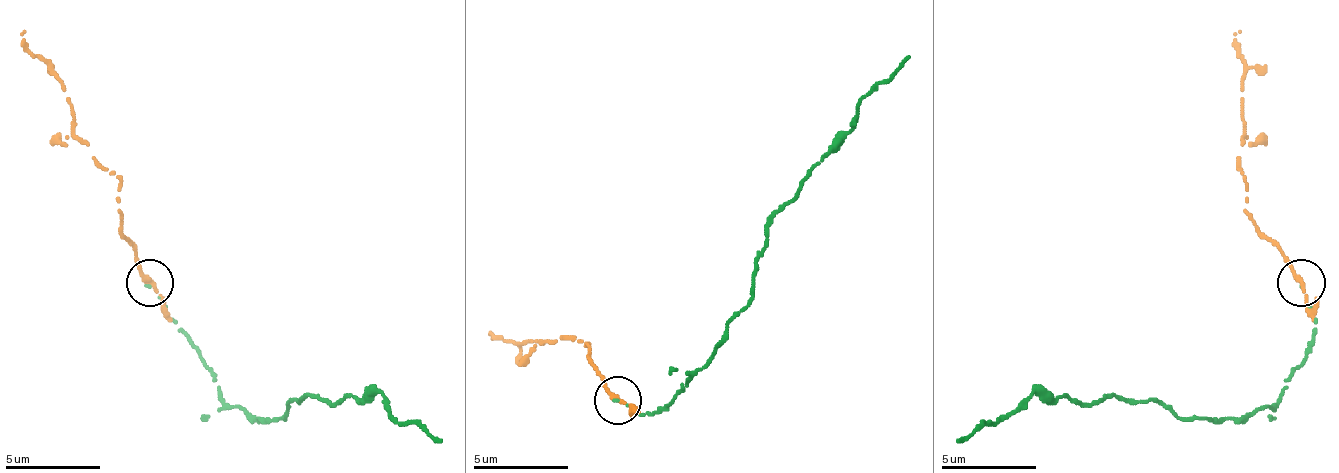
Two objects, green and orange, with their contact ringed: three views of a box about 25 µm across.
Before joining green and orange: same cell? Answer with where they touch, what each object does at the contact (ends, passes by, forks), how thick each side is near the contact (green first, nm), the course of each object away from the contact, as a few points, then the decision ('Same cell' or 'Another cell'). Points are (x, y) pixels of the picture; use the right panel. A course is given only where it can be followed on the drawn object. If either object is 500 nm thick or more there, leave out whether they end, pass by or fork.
Place: (1301, 283). At the ring green ends. At the ring orange passes by. Thickness 110 nm (green) against 240 nm. Course of green: (1302, 286), (1312, 348), (1255, 414), (1179, 419), (1155, 400), (1075, 405), (1032, 391), (956, 443). Course of orange: (1302, 282), (1245, 210), (1241, 172), (1245, 135), (1241, 97), (1245, 63), (1236, 40), (1241, 30). Same cell

